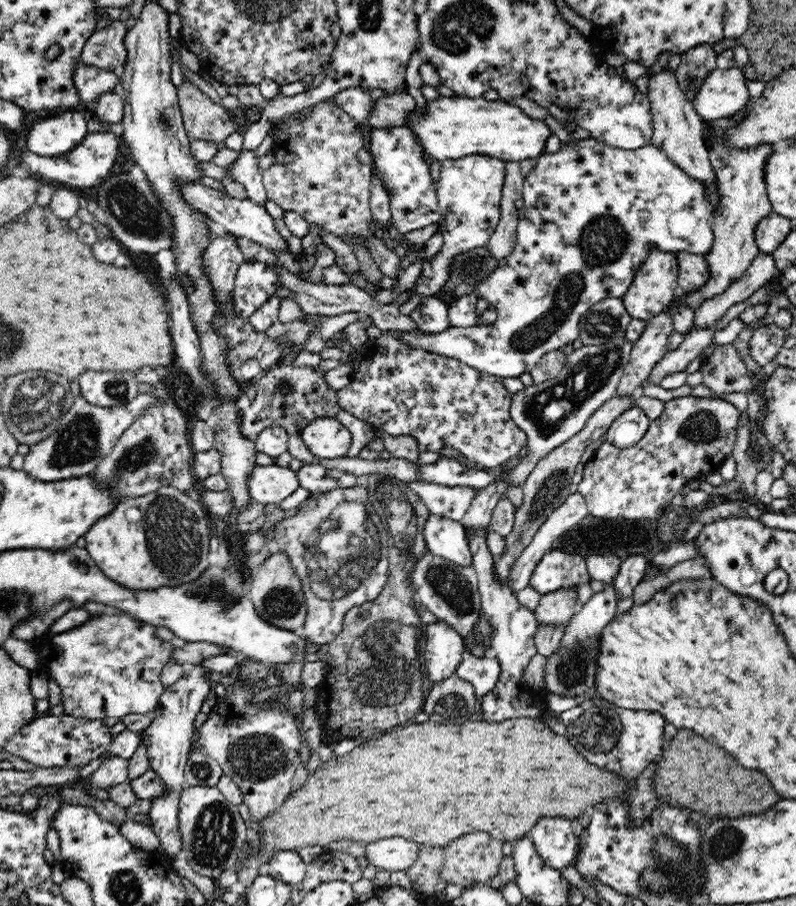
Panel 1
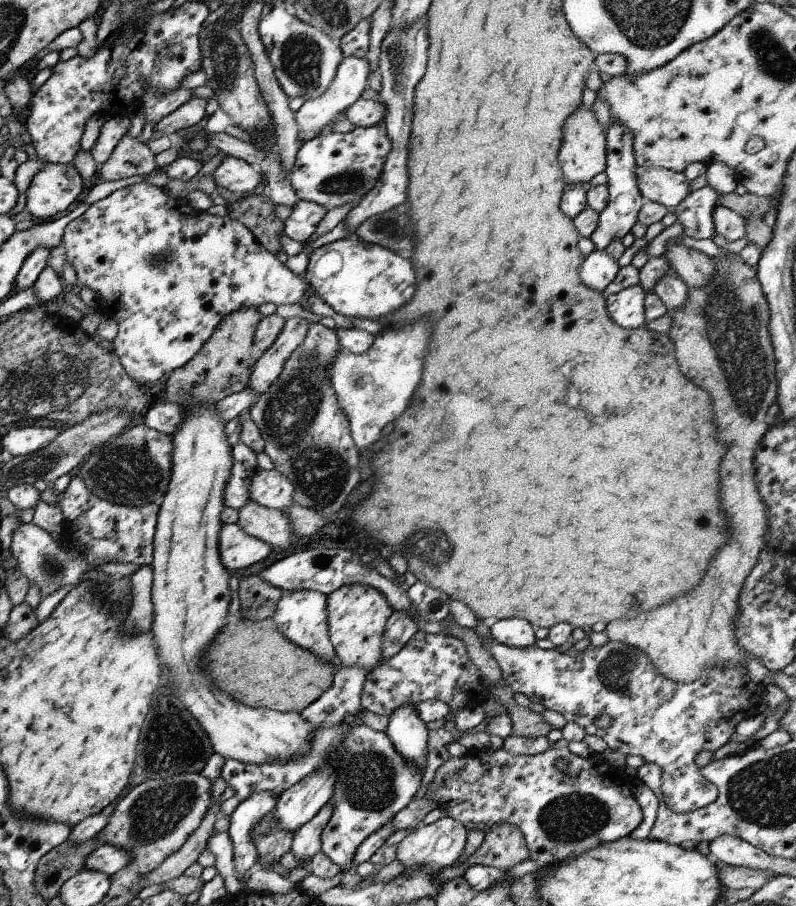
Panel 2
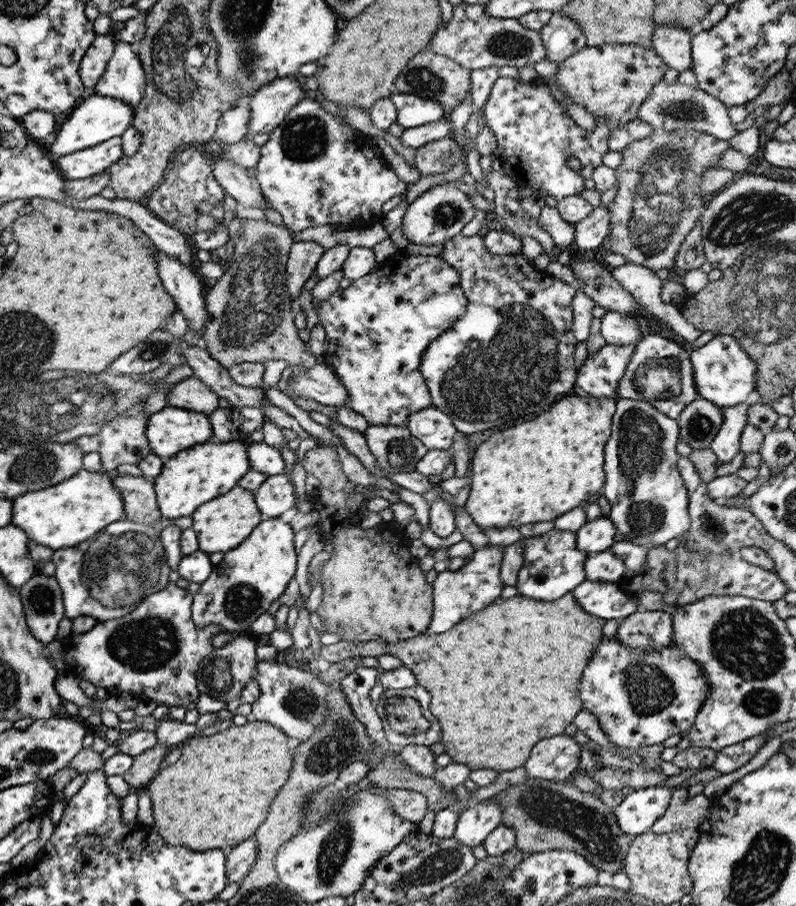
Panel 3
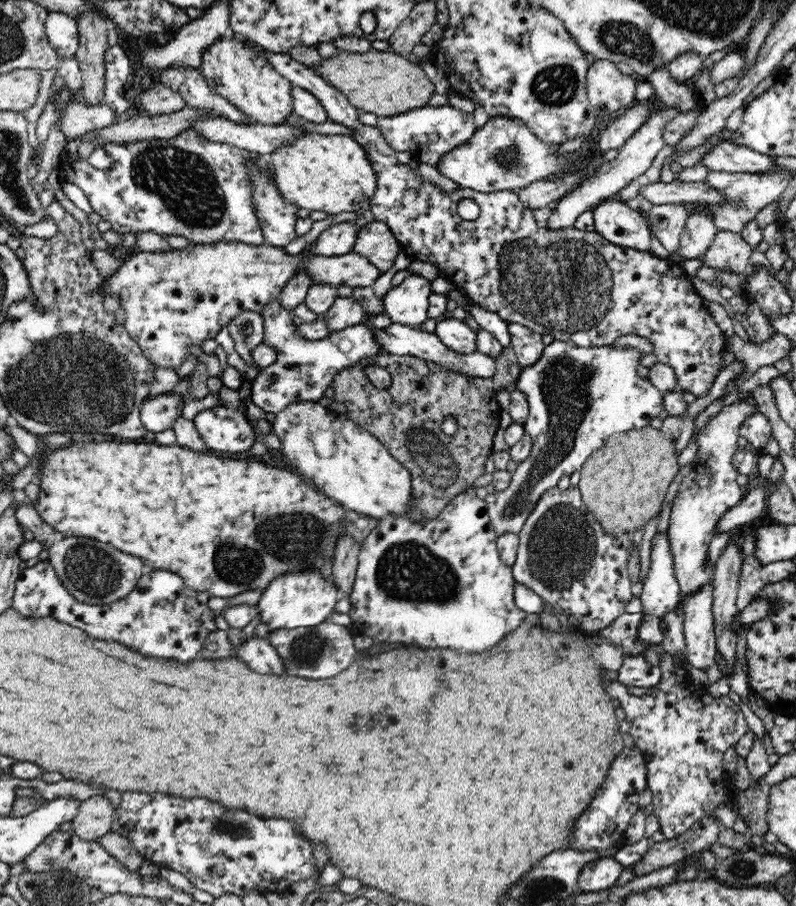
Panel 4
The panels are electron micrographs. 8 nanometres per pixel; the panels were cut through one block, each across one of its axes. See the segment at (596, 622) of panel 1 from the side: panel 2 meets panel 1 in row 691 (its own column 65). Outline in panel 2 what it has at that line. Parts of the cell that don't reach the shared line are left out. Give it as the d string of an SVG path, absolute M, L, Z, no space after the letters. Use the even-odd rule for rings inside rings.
M31 523L20 524L14 531L9 552L15 560L14 570L21 572L28 582L35 582L41 600L63 586L75 587L82 580L86 571L92 568L81 553L78 556L71 556L45 530Z

